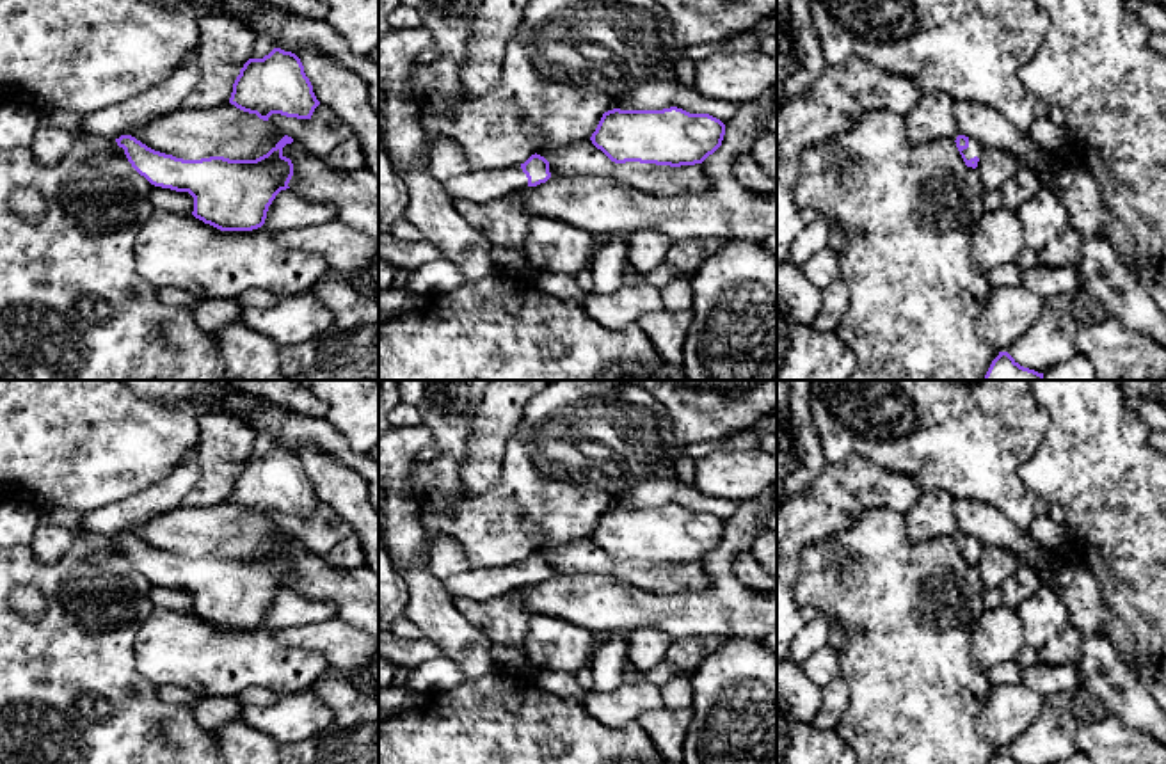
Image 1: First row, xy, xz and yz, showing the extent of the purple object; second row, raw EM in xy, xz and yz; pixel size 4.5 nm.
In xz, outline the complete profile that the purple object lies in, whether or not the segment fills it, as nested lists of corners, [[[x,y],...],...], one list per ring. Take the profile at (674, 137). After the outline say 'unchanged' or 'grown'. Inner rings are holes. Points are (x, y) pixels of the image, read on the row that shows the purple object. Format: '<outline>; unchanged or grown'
[[[620,110],[603,114],[592,144],[611,162],[656,165],[695,165],[713,155],[723,140],[725,124],[709,114],[663,110]]]; unchanged

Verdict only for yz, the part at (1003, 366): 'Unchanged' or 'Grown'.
Unchanged

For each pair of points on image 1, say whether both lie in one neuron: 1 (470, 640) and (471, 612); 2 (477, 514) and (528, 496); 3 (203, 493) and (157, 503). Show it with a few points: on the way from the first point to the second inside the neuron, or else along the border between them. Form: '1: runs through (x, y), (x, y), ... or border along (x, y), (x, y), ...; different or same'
1: border along (448, 599), (491, 642); different
2: runs through (489, 514), (512, 512), (516, 509); same
3: border along (198, 459), (198, 482), (182, 501); different

